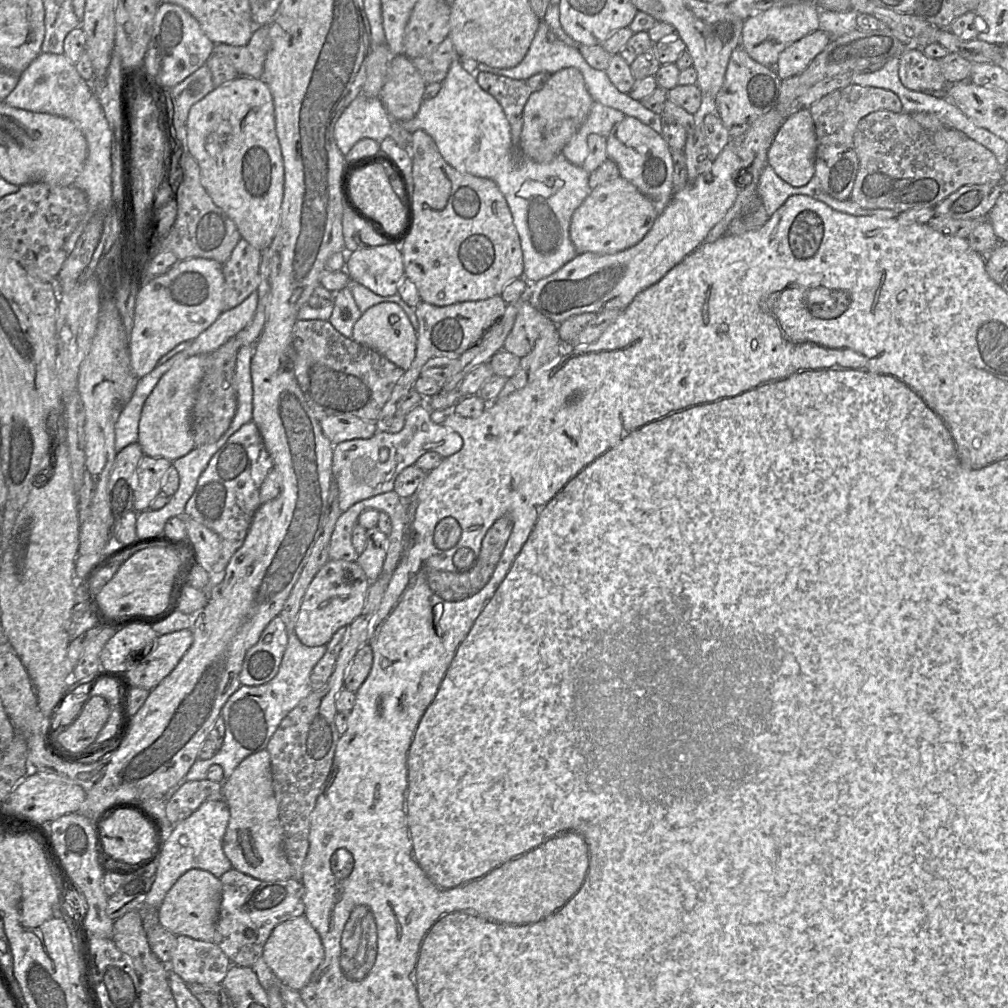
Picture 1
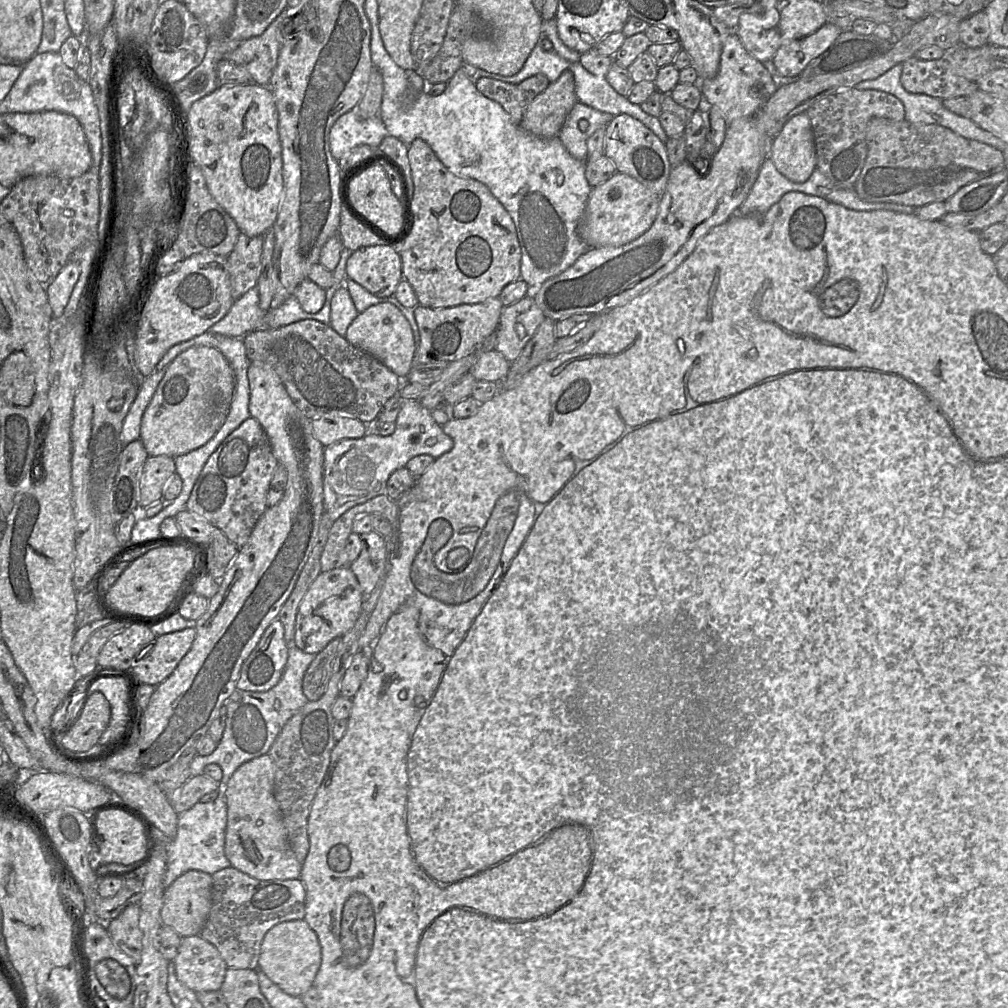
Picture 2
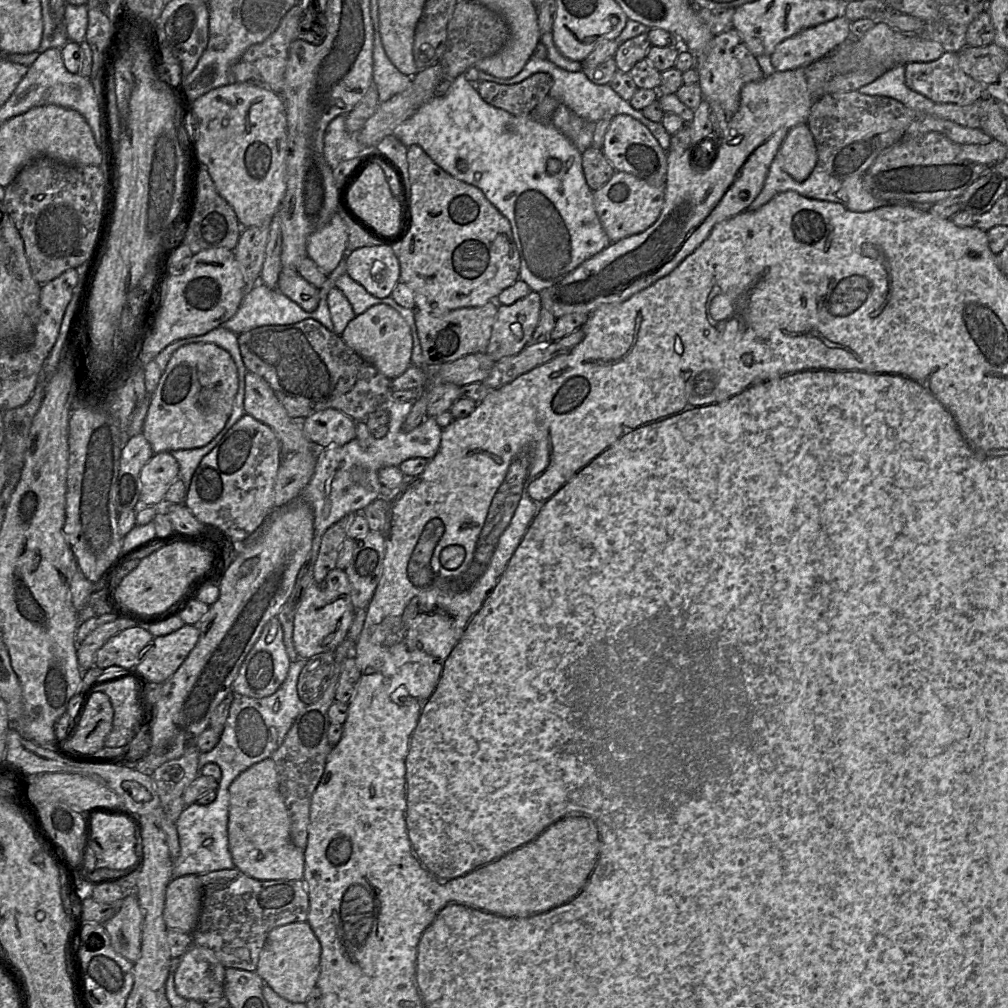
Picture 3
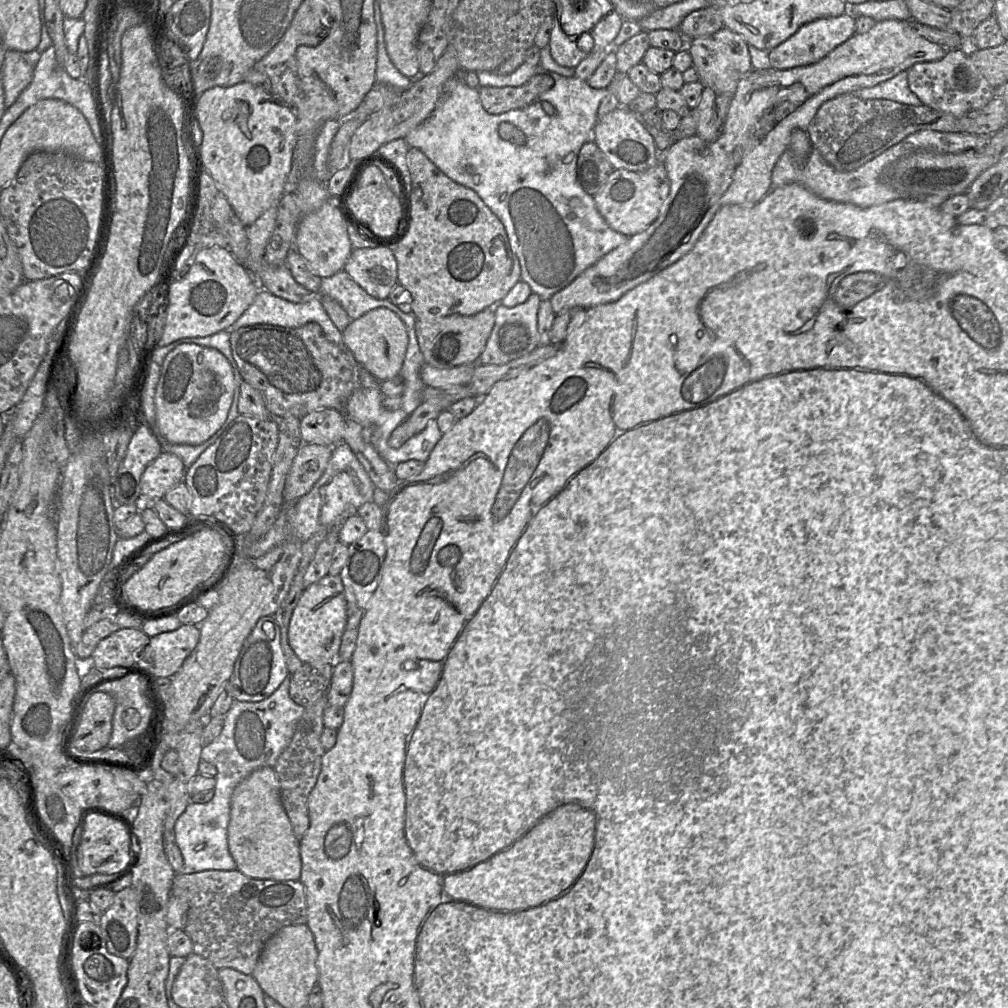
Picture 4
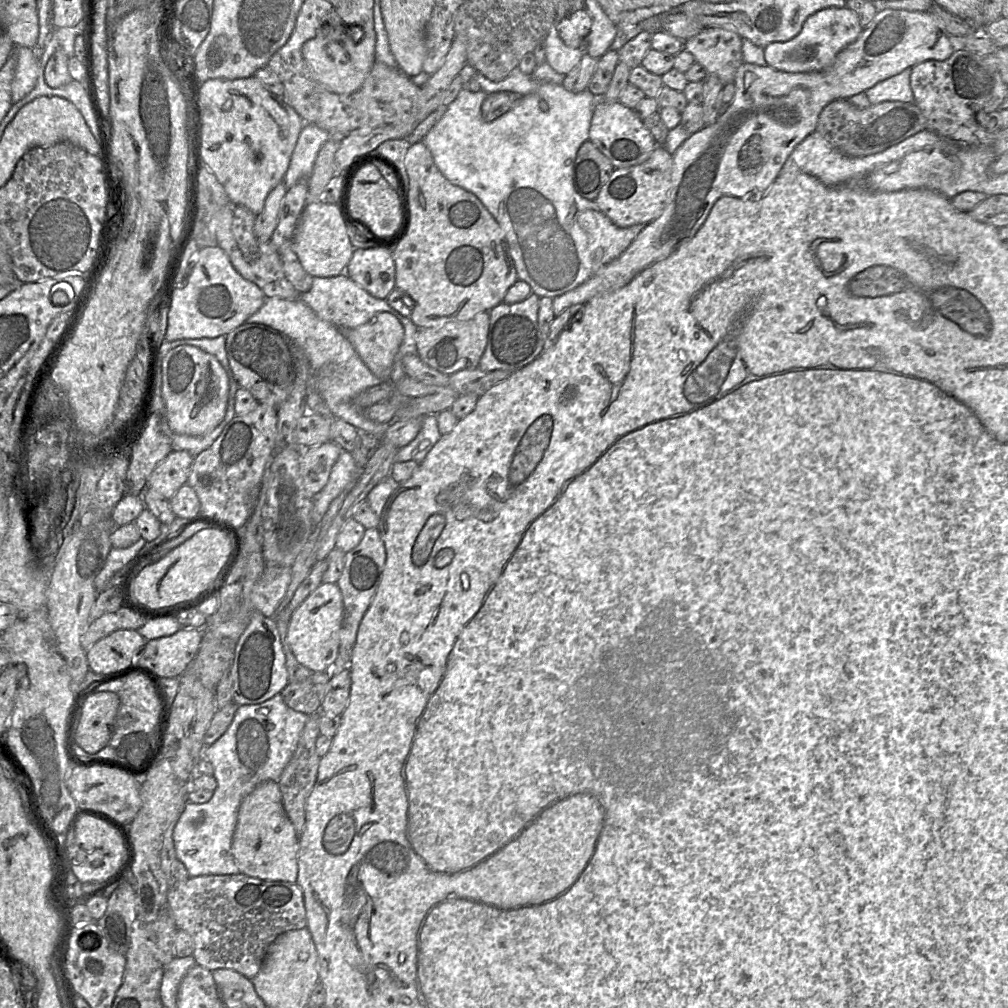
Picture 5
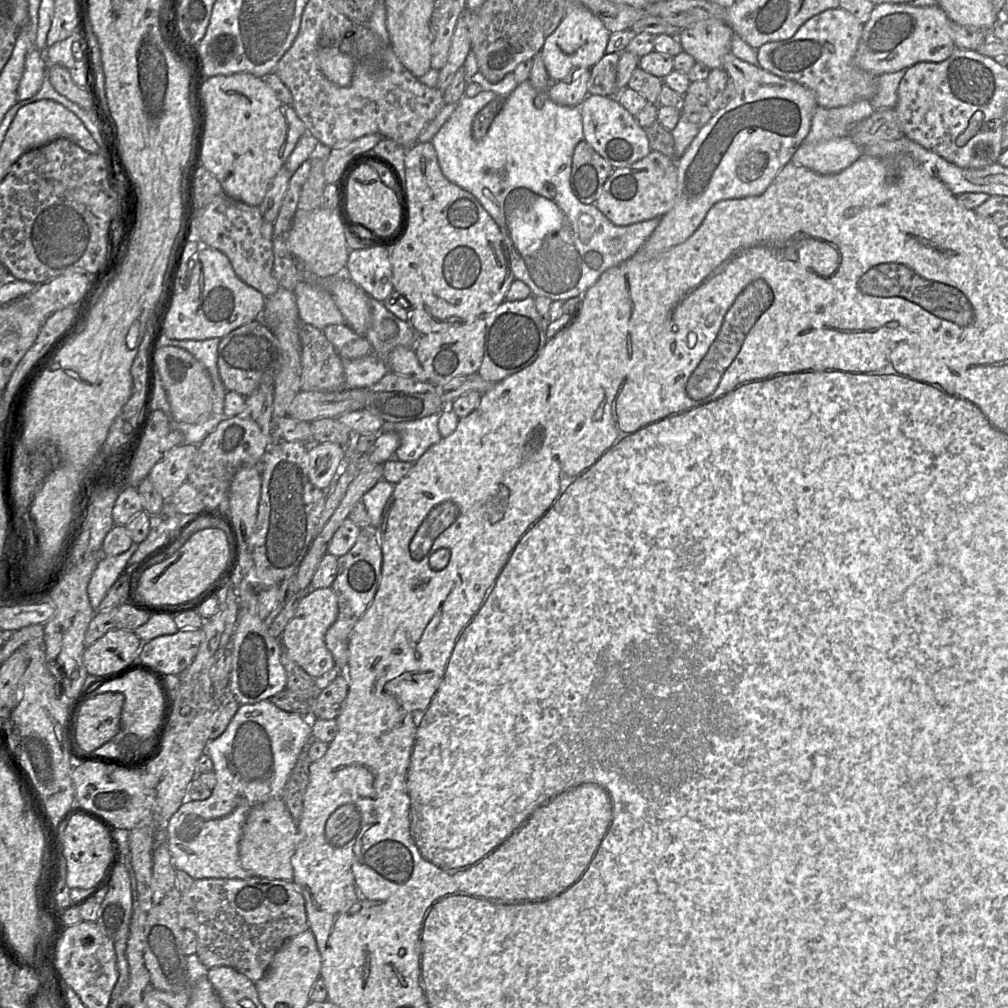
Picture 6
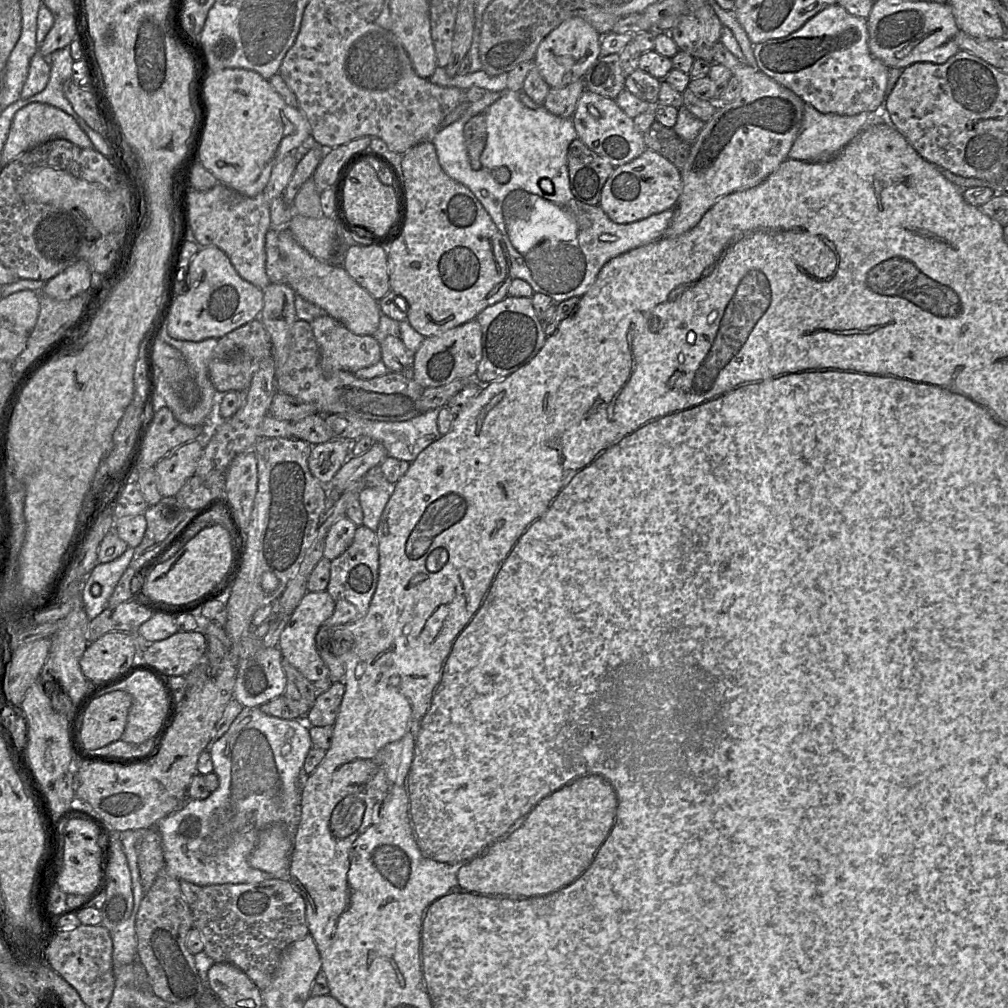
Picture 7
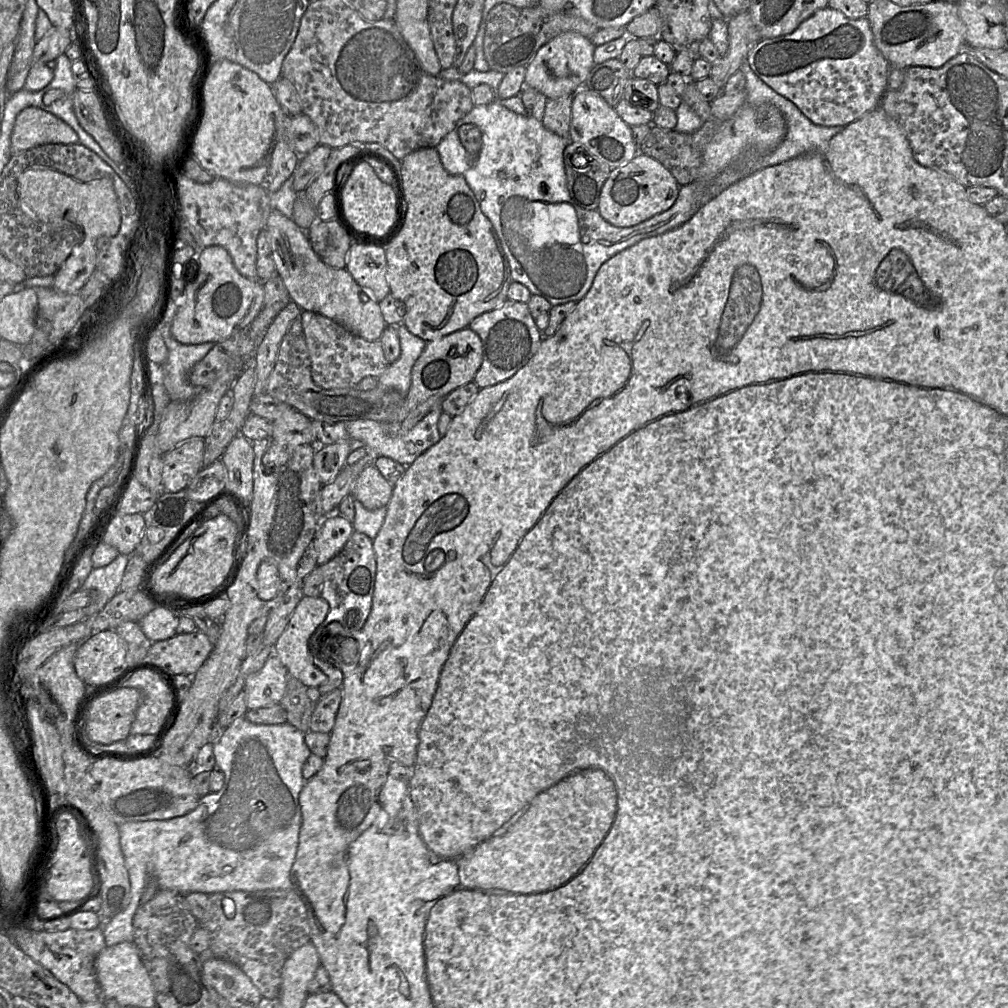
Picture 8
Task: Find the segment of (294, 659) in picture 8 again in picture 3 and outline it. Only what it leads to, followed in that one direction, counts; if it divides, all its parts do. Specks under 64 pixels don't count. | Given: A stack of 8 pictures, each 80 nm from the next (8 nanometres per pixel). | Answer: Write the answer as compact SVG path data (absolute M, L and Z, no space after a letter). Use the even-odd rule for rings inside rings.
M335 568L321 582L310 584L294 616L293 645L299 657L308 660L320 653L335 651L346 639L355 612L345 570Z

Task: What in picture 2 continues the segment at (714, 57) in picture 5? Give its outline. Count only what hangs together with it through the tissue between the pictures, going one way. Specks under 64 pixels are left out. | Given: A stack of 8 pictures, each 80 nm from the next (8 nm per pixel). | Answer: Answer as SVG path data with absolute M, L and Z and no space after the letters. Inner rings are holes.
M733 31L724 42L717 75L712 79L699 81L704 99L712 107L720 110L728 124L739 118L756 115L776 92L778 86L777 78L747 52L736 31Z

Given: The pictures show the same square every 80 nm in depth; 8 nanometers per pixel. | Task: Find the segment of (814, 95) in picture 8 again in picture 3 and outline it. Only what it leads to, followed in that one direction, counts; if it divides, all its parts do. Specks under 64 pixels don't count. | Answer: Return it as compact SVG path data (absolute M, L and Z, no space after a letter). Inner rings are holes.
M844 16L804 29L783 40L770 55L776 71L794 70L824 57L851 36L851 22Z

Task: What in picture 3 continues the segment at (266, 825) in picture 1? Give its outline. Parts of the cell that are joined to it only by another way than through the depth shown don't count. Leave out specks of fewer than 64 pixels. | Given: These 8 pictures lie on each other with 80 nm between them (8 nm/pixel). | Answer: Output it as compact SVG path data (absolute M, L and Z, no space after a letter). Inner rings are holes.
M272 757L251 765L240 773L229 787L229 851L235 867L258 880L302 880L304 850L293 844L290 837L290 817L279 791L278 773Z

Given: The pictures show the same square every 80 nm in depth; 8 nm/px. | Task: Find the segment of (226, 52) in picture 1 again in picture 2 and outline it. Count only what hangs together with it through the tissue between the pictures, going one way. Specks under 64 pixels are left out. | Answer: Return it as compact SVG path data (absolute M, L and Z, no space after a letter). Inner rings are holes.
M299 4L285 8L260 36L242 41L237 48L225 54L225 59L243 66L254 83L269 86L283 43L283 28L300 14L304 6Z

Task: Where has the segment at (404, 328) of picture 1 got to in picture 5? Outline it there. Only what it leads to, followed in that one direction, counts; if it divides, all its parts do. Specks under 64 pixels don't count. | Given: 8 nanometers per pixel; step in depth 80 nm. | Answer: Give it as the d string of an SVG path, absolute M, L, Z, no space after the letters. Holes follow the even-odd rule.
M380 312L367 323L347 330L345 337L375 376L390 381L394 359L404 338L403 325L394 315Z

